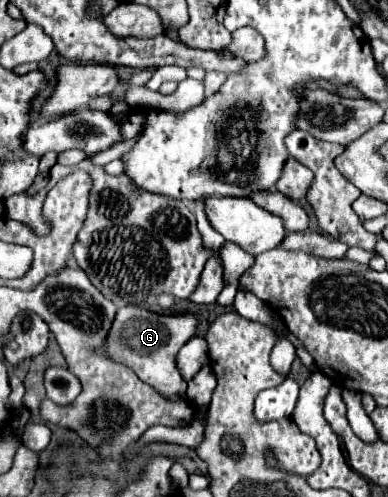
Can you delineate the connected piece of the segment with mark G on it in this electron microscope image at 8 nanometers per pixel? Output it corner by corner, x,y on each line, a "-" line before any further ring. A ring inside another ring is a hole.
126,305
116,313
114,325
108,335
106,351
114,361
120,361
126,367
134,369
140,381
148,383
162,395
186,397
186,381
178,375
176,353
188,339
196,335
196,329
198,329
198,317
190,311
180,315
166,315
148,311
144,307

